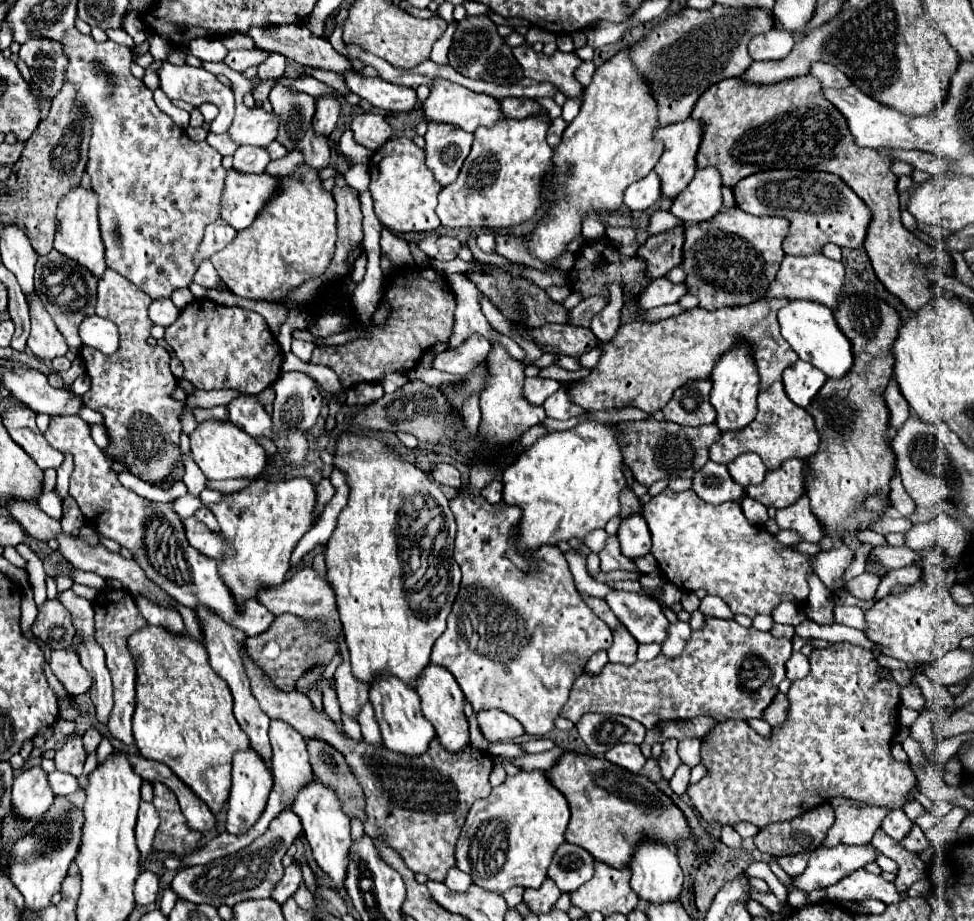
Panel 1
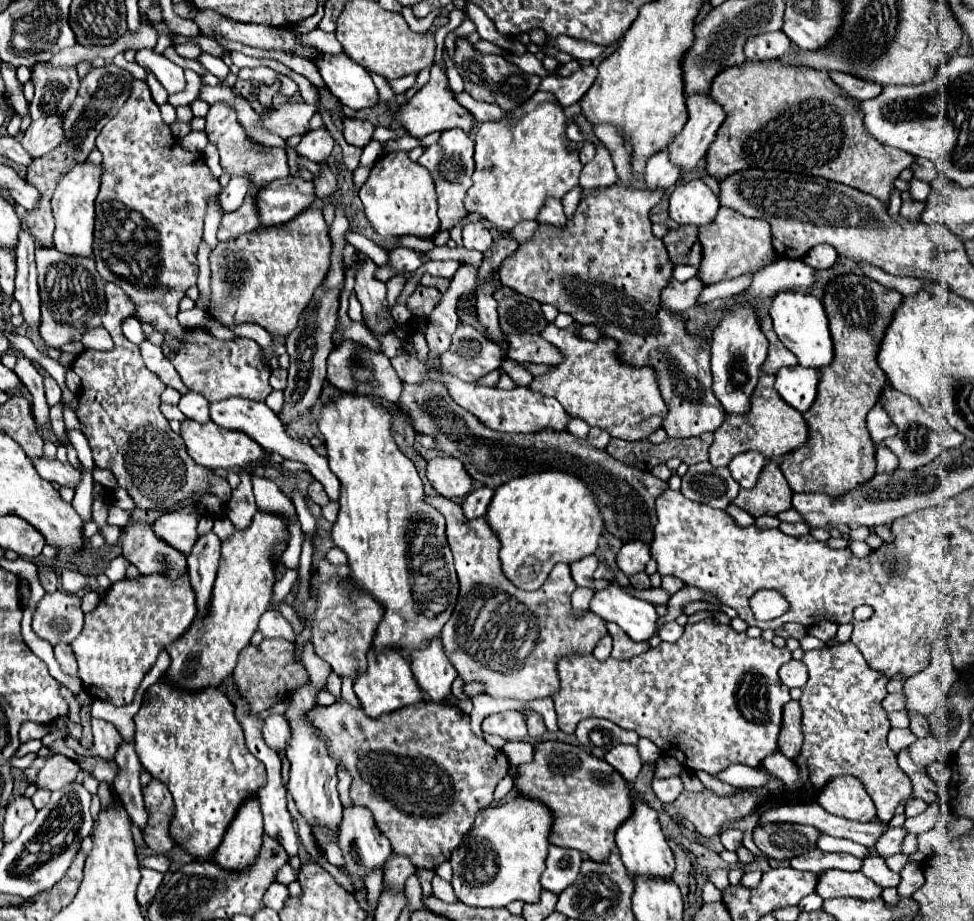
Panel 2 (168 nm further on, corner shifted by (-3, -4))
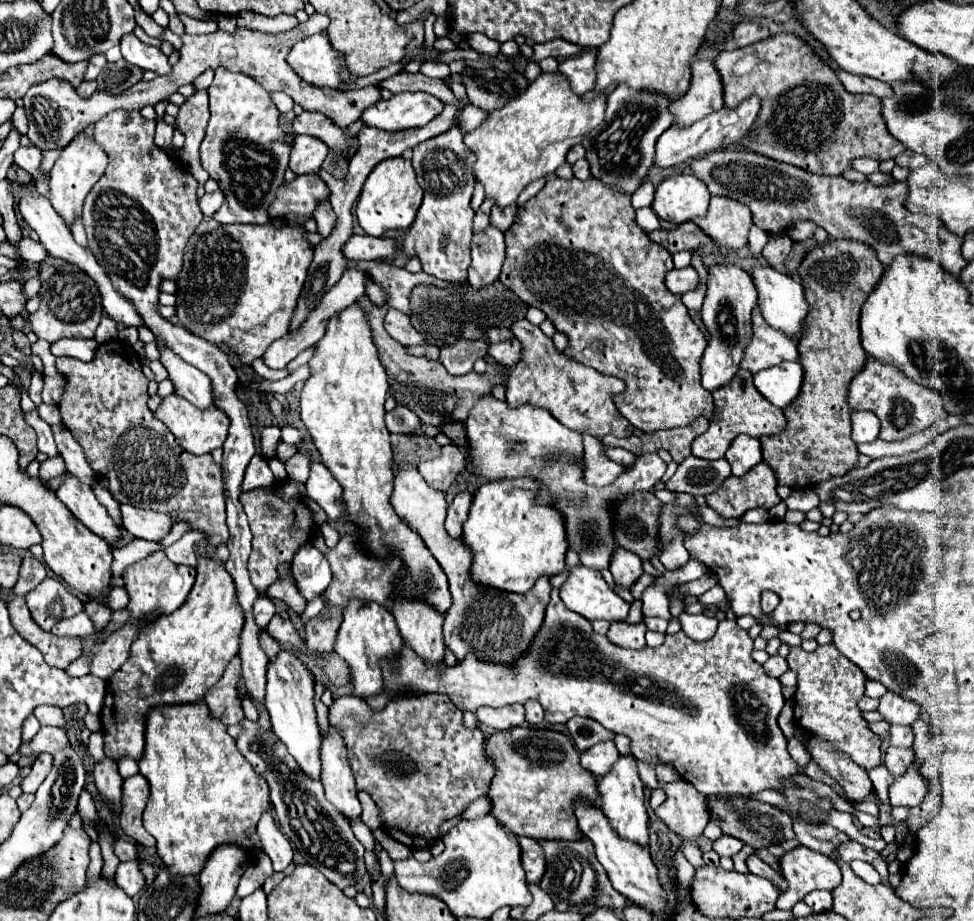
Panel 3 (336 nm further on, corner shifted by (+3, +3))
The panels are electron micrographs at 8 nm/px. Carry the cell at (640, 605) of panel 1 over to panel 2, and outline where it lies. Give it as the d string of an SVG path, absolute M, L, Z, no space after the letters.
M618 585L594 591L588 611L604 621L620 625L634 641L646 641L656 631L656 609L648 601L636 599L622 591Z

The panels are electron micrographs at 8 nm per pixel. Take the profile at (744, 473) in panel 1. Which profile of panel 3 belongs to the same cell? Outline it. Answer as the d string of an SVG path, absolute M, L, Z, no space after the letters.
M740 434L730 444L730 448L726 452L726 460L732 466L732 476L744 476L750 468L754 468L758 462L762 462L760 440Z

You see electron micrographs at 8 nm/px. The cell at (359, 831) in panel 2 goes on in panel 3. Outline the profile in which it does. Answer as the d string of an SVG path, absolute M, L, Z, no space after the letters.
M330 728L330 734L322 738L322 784L326 800L338 808L348 820L362 818L362 806L350 772L346 746L342 736Z

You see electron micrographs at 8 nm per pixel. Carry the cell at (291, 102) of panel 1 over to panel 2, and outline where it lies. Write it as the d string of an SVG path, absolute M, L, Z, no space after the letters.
M322 163L322 167L324 167L324 173L322 173L318 179L314 179L316 197L318 197L318 199L330 199L330 197L334 195L334 191L338 189L338 183L336 183L334 173L328 169L328 165Z

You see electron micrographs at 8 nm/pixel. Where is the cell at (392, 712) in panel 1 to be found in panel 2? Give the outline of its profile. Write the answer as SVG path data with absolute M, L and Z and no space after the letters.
M370 647L366 657L368 657L368 667L366 671L356 675L354 693L360 699L362 709L368 717L376 719L382 713L392 713L400 707L422 701L422 691L410 671L410 659L406 655L400 655L400 651L372 651Z

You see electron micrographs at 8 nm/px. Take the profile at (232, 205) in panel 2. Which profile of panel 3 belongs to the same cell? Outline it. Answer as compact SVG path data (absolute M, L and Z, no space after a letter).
M216 190L212 194L204 194L200 200L200 210L204 216L212 216L224 204L224 192Z

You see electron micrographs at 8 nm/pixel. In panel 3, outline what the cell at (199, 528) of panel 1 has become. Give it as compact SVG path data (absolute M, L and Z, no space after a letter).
M122 504L120 510L122 510L122 526L136 538L158 542L170 532L170 528L174 524L172 514L140 510L130 504Z

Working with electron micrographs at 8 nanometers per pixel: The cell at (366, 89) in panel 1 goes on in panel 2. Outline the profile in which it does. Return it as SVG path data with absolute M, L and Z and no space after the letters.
M318 53L312 57L312 63L318 67L328 91L338 97L342 105L352 109L370 109L380 105L372 77L346 53Z

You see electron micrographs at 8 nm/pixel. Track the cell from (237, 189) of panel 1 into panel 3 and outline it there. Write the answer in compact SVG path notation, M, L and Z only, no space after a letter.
M318 174L296 176L292 182L284 182L278 188L278 194L268 208L270 220L284 218L286 214L310 216L322 196L328 196L328 188Z

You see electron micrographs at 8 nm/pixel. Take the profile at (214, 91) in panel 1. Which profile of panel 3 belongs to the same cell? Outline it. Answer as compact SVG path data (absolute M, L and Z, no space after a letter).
M126 34L120 40L120 48L122 48L122 58L142 70L152 70L158 76L168 76L172 74L172 64L168 62L168 56L150 44L140 42L134 34Z

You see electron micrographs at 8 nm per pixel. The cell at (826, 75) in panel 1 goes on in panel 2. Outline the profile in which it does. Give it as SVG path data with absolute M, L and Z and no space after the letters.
M832 71L830 77L832 77L832 81L838 83L848 95L852 95L852 97L858 99L858 101L874 99L874 97L880 95L880 91L882 91L882 85L878 85L878 83L868 83L868 81L864 81L864 79L856 79L854 75L844 75L844 73Z

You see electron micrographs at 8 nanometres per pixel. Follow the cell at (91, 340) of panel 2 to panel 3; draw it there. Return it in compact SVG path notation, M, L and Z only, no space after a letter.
M104 318L102 322L100 322L100 326L96 328L96 334L94 334L94 340L98 342L98 344L104 344L104 342L108 342L108 340L114 340L118 336L118 330L116 330L116 324L108 318Z

